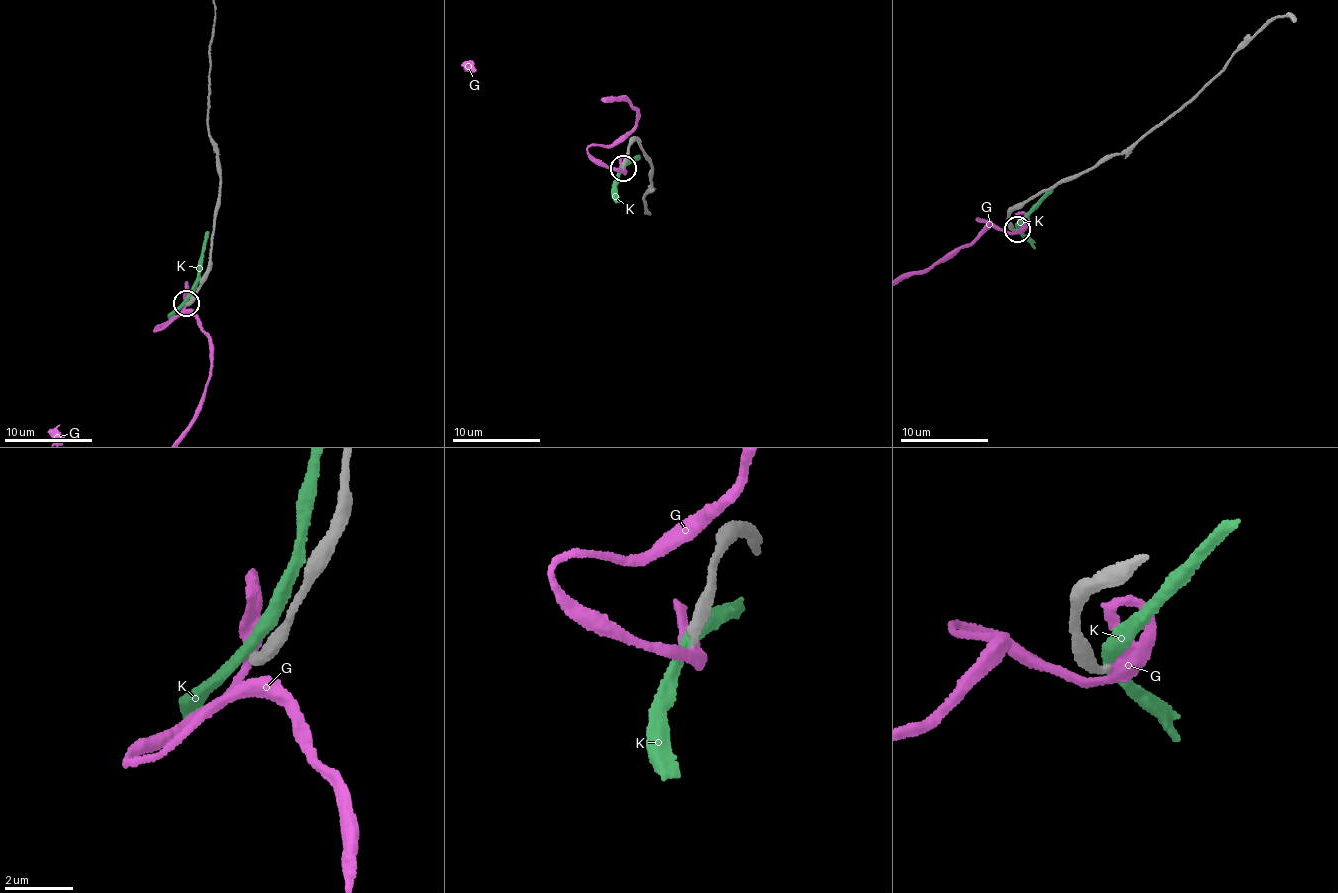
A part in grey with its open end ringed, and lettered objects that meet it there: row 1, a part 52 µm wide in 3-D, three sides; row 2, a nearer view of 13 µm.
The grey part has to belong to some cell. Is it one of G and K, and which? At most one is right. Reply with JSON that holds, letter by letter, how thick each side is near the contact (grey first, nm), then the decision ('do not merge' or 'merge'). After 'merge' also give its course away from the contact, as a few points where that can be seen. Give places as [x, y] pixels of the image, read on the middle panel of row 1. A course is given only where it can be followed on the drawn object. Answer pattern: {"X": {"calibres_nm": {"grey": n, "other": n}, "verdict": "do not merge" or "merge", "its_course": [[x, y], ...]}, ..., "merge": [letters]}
{"G": {"calibres_nm": {"grey": 360, "other": 360}, "verdict": "merge"}, "K": {"calibres_nm": {"grey": 340, "other": 320}, "verdict": "do not merge"}, "merge": ["G"]}

